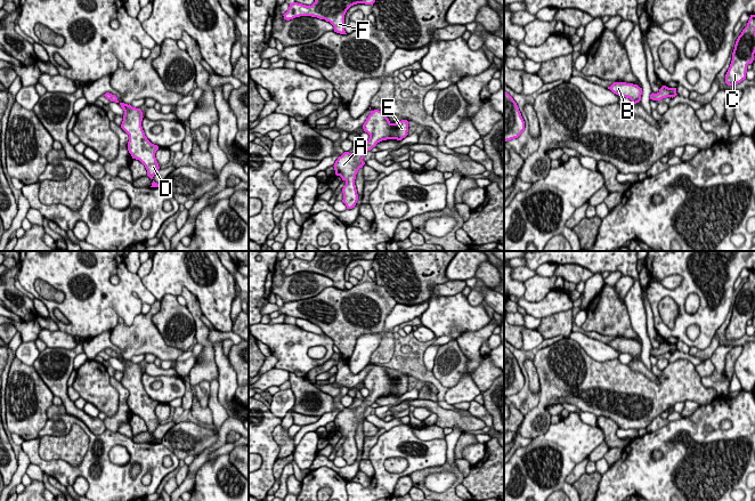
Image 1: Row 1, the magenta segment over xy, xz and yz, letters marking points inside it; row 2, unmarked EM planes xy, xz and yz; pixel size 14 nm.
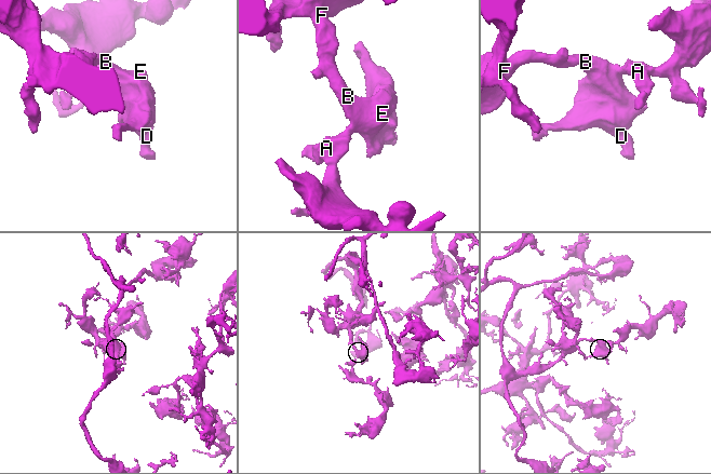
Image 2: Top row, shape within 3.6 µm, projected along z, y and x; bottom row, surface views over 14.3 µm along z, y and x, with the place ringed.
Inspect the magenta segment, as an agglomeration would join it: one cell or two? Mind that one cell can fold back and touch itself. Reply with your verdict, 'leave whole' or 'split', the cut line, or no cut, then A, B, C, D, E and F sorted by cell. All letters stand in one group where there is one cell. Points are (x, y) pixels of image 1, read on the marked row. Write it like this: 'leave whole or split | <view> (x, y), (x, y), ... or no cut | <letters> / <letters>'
leave whole | no cut | A B C D E F

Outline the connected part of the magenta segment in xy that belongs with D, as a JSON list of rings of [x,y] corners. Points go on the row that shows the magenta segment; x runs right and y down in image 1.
[[[106,92],[104,95],[111,102],[119,103],[124,111],[121,128],[129,135],[128,151],[132,159],[139,160],[147,170],[147,176],[153,180],[160,167],[155,157],[157,145],[152,144],[141,127],[143,112],[130,104],[120,103],[115,95]]]

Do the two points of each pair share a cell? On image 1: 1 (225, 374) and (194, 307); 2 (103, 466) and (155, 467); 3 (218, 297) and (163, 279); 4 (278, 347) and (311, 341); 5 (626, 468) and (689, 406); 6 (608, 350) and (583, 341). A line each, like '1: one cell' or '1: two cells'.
1: two cells
2: one cell
3: one cell
4: one cell
5: two cells
6: one cell

